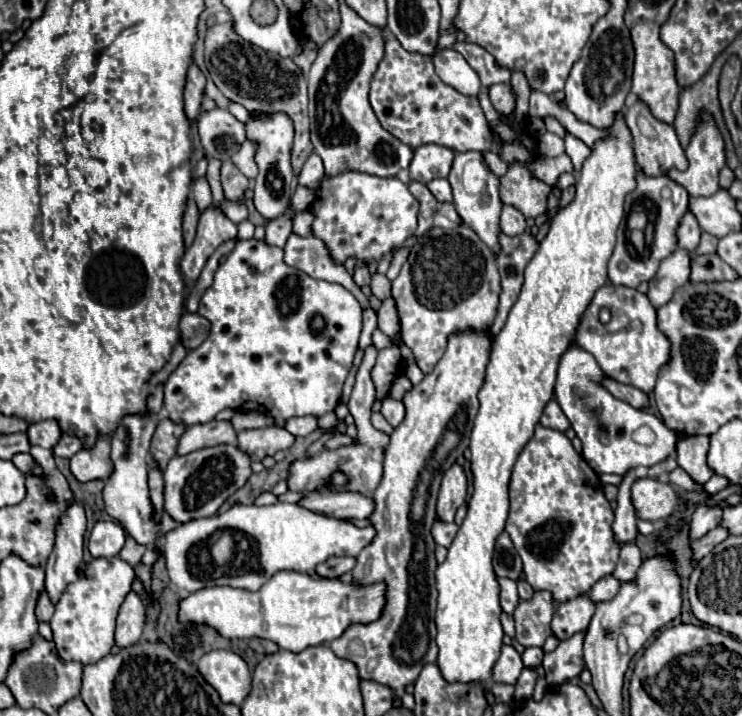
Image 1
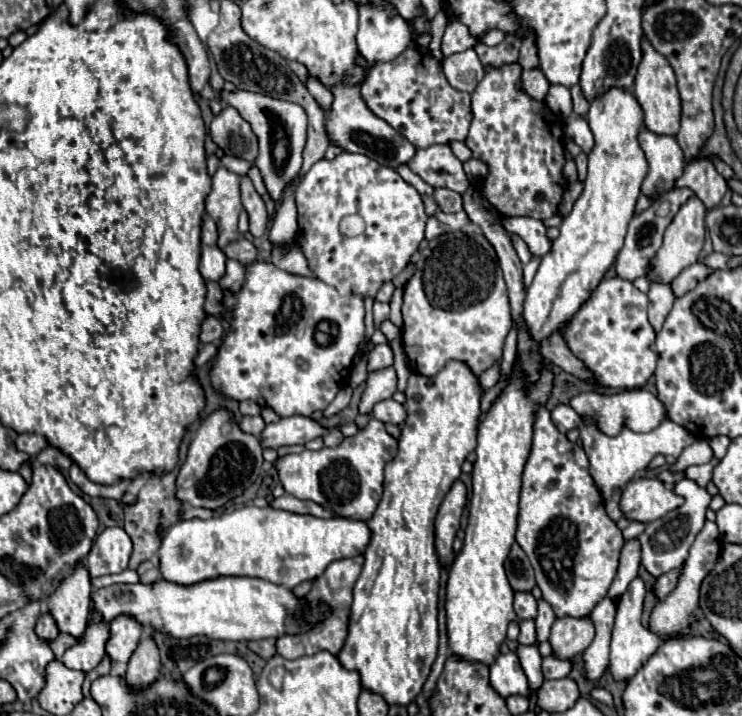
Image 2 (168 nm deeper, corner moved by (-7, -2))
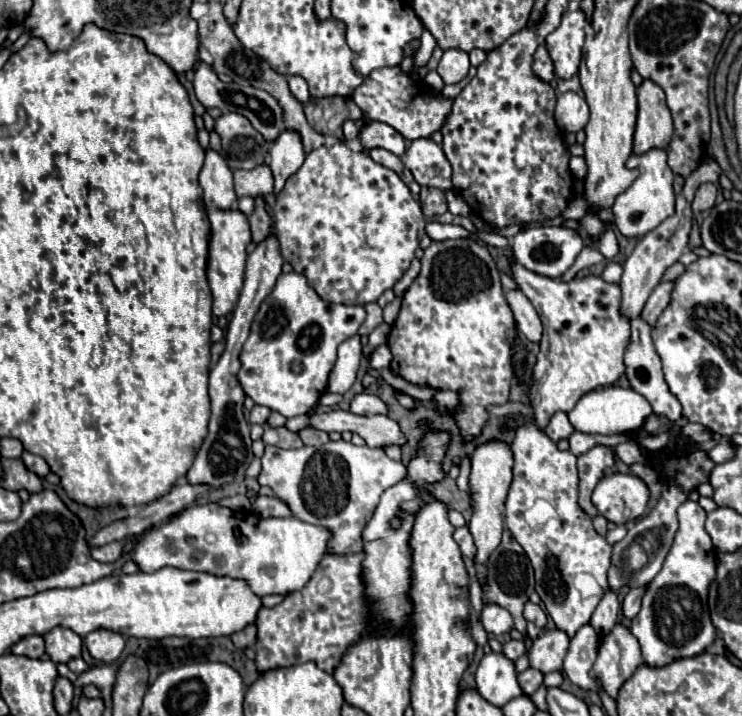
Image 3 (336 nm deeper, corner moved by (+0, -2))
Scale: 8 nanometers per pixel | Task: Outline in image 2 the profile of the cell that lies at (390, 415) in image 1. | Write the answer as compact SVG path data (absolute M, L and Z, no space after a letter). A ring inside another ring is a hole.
M384 399L380 403L374 405L374 417L382 423L394 423L394 425L400 425L406 421L406 409L404 405L396 403L394 399Z

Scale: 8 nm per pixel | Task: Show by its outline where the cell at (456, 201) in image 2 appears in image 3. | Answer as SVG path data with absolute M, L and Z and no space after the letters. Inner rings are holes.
M421 187L419 201L421 201L423 215L425 215L427 219L431 219L431 217L441 215L441 213L447 211L447 199L445 199L445 193L443 193L441 189L435 189L435 187Z

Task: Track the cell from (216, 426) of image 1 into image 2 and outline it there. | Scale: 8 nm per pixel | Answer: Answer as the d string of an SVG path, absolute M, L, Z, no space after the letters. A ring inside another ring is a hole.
M258 415L258 417L242 417L242 419L238 421L238 425L240 425L240 429L242 429L244 433L250 433L250 435L254 435L254 437L258 437L260 431L264 429L264 421L262 421L260 415Z

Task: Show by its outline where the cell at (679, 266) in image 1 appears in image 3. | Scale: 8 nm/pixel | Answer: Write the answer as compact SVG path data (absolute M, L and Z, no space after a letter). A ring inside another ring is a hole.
M641 317L631 321L631 345L627 345L623 363L625 363L625 377L631 385L631 389L635 389L639 395L647 397L647 401L651 401L651 407L655 413L667 415L671 421L679 421L681 405L679 405L677 397L667 389L667 381L663 381L663 367L661 367L661 359L655 351L653 339L651 339L651 327Z

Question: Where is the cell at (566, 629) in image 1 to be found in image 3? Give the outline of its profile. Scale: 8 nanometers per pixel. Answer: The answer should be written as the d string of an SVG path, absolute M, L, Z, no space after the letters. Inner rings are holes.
M547 629L541 637L533 639L529 649L529 667L539 669L541 673L559 671L563 665L563 657L567 653L569 637L559 629Z

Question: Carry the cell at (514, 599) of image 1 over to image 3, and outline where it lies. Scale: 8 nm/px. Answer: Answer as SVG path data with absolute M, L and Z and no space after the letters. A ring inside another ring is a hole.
M527 603L525 605L525 611L523 611L523 617L527 619L527 621L533 621L539 629L545 629L547 627L547 613L539 607L539 605L533 605L533 603Z

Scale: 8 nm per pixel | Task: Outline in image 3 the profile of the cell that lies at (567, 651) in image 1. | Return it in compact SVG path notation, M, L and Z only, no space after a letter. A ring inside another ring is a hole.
M527 669L519 673L519 687L523 689L523 695L533 695L543 683L543 673L537 669Z

